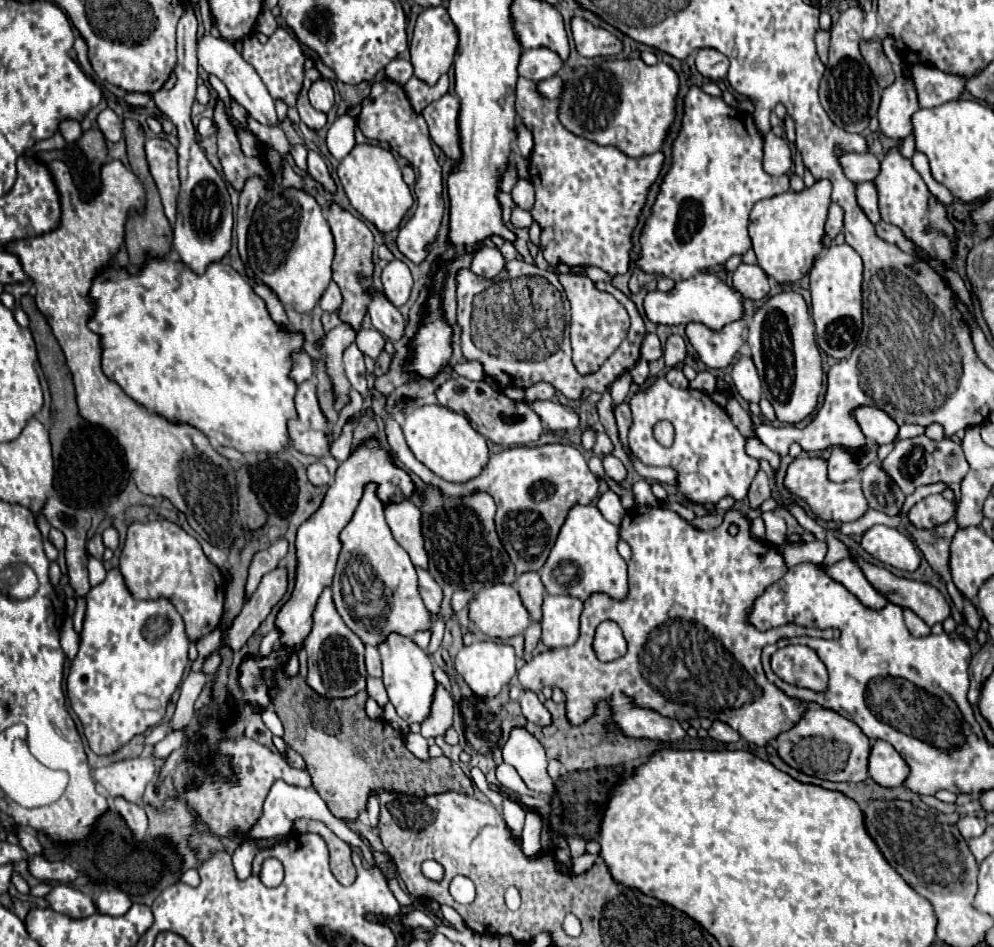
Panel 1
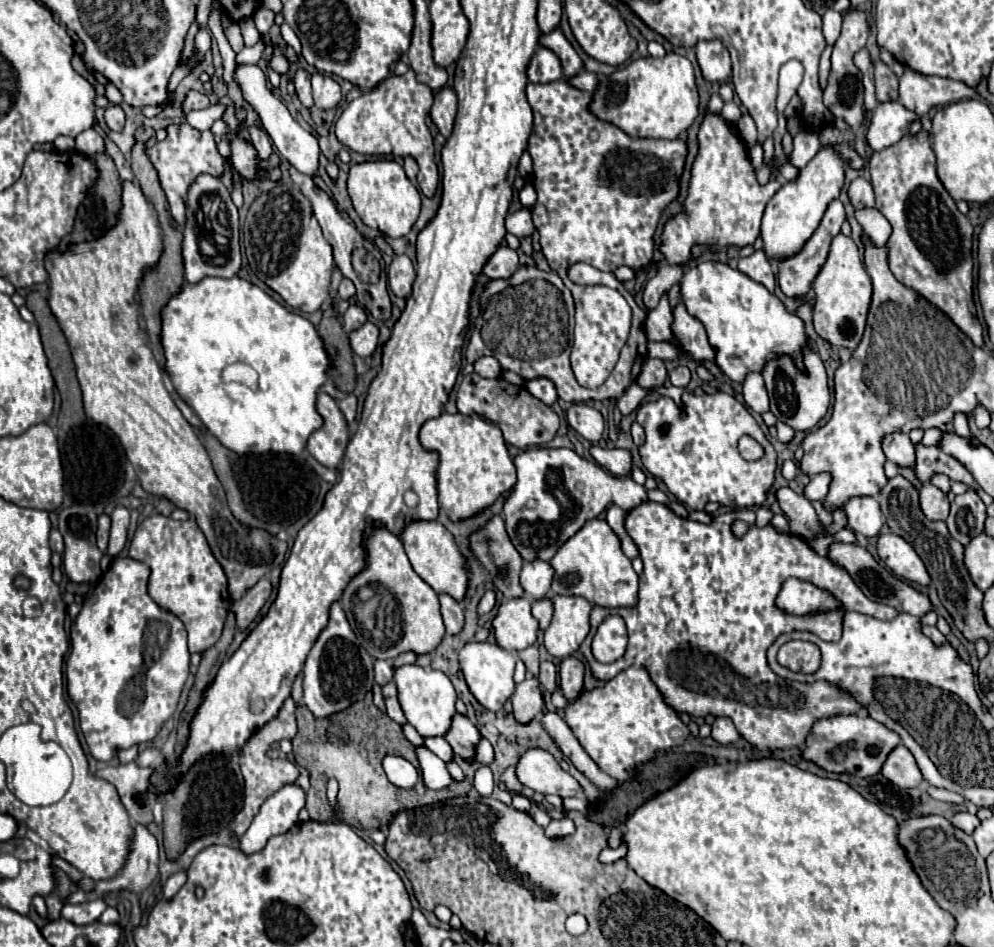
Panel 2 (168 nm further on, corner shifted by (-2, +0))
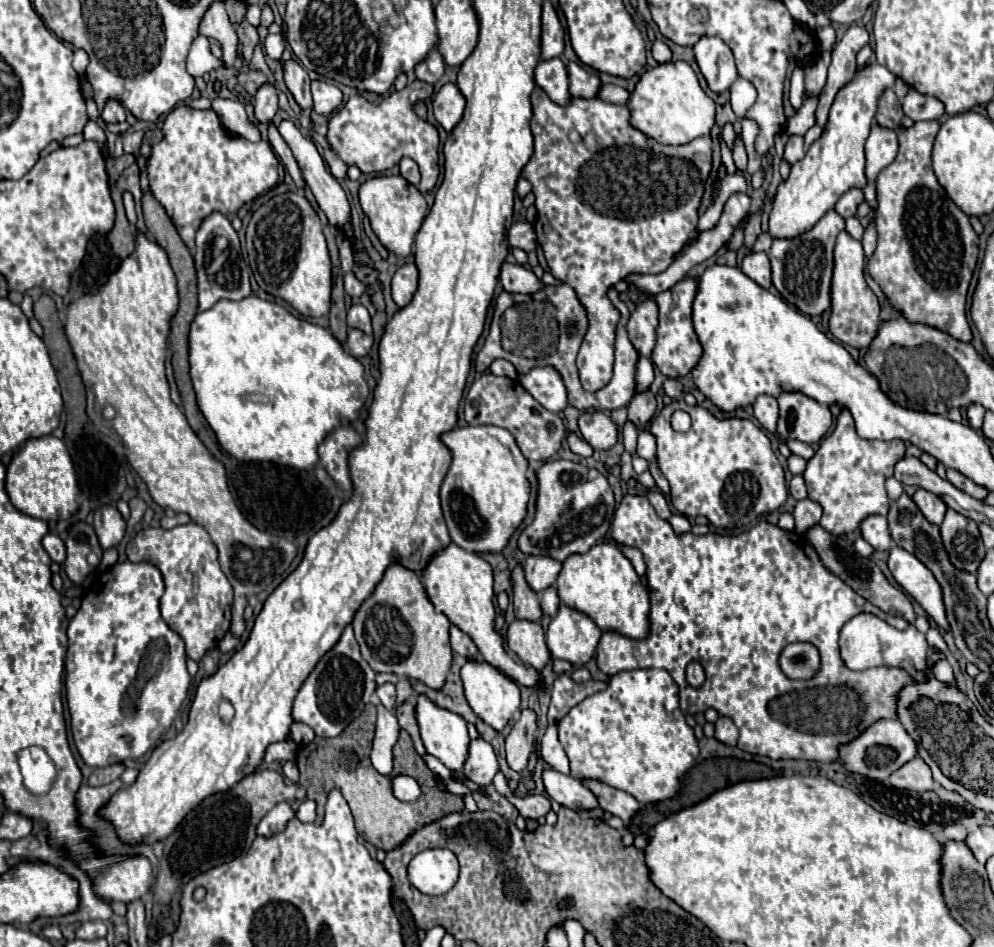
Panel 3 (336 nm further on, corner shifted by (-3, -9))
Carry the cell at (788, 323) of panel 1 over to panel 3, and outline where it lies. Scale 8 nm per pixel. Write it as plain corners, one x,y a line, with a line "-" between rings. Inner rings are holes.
783,392
779,398
779,424
777,424
777,432
787,438
787,440
801,440
807,444
819,442
827,430
831,428
831,412
827,404
819,404
817,400
811,400
809,396
801,394
801,392

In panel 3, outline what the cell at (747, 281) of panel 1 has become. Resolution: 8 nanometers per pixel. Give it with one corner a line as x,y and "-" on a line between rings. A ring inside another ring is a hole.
751,252
743,258
741,270
763,288
771,288
771,264
765,252

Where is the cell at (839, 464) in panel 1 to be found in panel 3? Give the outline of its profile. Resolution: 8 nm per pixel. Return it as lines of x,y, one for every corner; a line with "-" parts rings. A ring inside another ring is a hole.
805,498
805,500
797,502
797,506
793,510
793,516
795,516
795,532
805,534
807,528
813,528
815,524
819,524
821,508
813,500

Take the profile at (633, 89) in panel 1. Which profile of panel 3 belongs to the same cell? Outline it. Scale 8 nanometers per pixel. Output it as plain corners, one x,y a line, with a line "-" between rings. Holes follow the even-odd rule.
665,62
655,68
649,68
637,82
635,92
631,94
631,126
655,138
661,144
687,144
699,136
707,136
715,124
715,102
703,92
699,80
695,78
693,68
687,62

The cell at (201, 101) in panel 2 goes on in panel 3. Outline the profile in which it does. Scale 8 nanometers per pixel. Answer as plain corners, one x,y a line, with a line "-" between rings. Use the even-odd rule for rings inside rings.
179,106
171,110
163,124
163,140
151,146
151,156
147,158
147,178
151,194
165,208
167,216
175,224
181,240
193,250
195,232
199,224
211,212
223,212
225,216
237,212
245,202
271,190
279,180
279,158
273,154
267,142
249,142
241,136
229,134
219,116
213,110
191,110
189,106

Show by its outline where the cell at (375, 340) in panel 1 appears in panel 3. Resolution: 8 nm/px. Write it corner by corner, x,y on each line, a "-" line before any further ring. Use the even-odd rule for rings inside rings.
349,328
347,342
345,342
345,348
347,348
349,354
361,358
371,350
371,346
373,346
373,336
369,336
369,334
365,334
357,328

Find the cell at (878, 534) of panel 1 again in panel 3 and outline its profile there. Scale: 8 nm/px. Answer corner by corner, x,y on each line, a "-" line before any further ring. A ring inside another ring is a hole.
895,546
889,556
889,570
897,584
937,622
939,628
949,630
947,614
943,614
943,590
935,580
933,572
919,562
911,552

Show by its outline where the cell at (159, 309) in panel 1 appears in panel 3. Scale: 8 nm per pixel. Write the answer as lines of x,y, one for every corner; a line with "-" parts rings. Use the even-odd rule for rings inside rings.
257,296
239,302
221,300
211,310
199,312
189,332
189,364
197,404
219,444
237,460
247,462
273,462
295,470
311,470
319,462
319,444
337,426
355,422
369,396
363,364
327,328
301,320
283,306
-
251,394
269,398
269,404
243,400

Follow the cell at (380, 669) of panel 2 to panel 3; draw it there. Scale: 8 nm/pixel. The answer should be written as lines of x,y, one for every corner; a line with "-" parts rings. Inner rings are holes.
383,684
377,688
377,696
381,700
381,704
387,708
387,710
393,710
395,706
395,686
393,684

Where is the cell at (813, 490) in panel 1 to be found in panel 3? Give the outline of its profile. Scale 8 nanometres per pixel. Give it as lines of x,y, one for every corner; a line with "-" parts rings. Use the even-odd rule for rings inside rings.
867,516
861,522
861,534
875,550
889,550
893,546
885,516

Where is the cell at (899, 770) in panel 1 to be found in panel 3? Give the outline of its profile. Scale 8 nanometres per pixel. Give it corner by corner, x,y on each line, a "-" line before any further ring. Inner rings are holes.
913,758
905,766
901,766
897,772
893,772
889,776
889,782
895,788
915,790
915,792
931,790
933,784
935,784
933,782
933,776
931,776
931,768
921,758

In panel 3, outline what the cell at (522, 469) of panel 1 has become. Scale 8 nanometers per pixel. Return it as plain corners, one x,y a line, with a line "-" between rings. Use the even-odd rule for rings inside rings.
555,460
541,466
537,480
539,496
535,520
519,536
523,554
551,556
563,562
571,554
587,552
607,534
615,512
615,496
607,478
599,470
569,460

